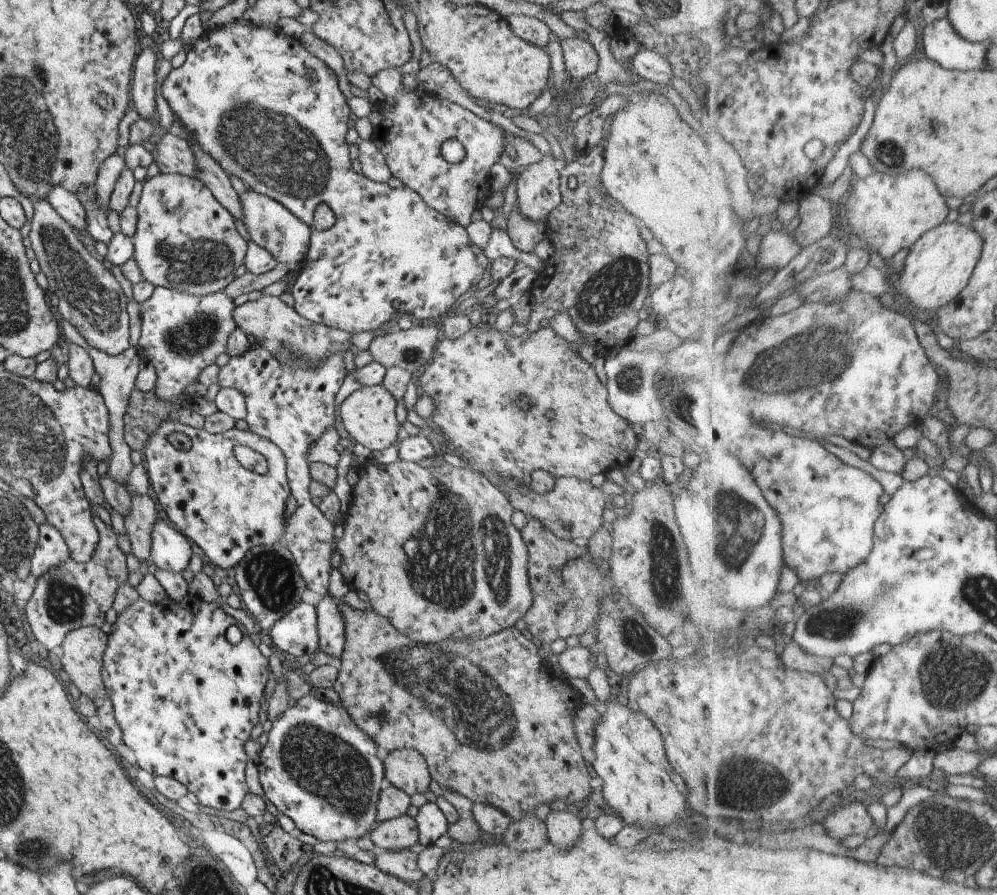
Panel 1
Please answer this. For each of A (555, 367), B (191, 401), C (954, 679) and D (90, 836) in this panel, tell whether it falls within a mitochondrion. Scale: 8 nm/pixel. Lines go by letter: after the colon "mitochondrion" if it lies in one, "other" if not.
A: other
B: other
C: mitochondrion
D: other

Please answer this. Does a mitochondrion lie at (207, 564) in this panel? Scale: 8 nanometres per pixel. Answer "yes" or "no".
no

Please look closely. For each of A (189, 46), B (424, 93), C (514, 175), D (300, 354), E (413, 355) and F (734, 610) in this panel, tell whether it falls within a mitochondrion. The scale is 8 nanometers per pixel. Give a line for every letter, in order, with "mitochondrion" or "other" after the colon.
A: other
B: other
C: other
D: mitochondrion
E: mitochondrion
F: other

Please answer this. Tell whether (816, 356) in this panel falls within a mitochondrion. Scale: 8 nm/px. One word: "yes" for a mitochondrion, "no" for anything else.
yes

